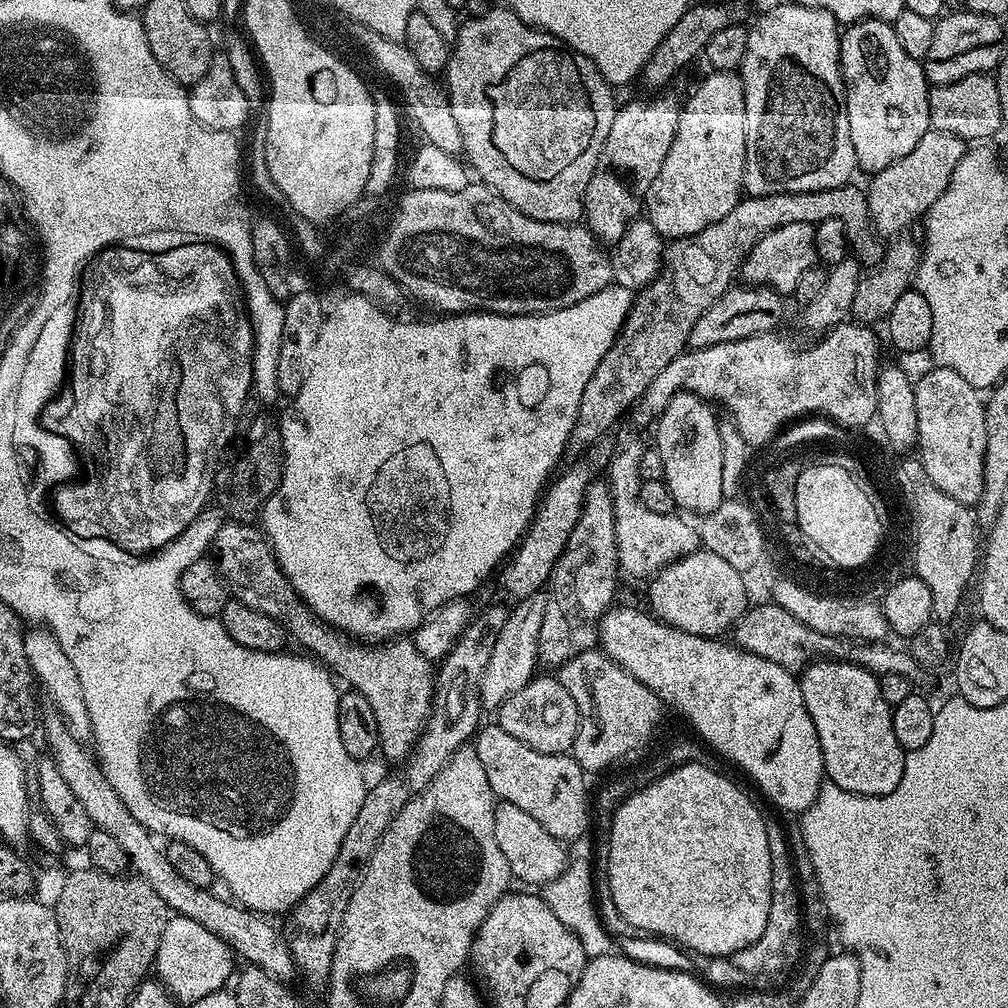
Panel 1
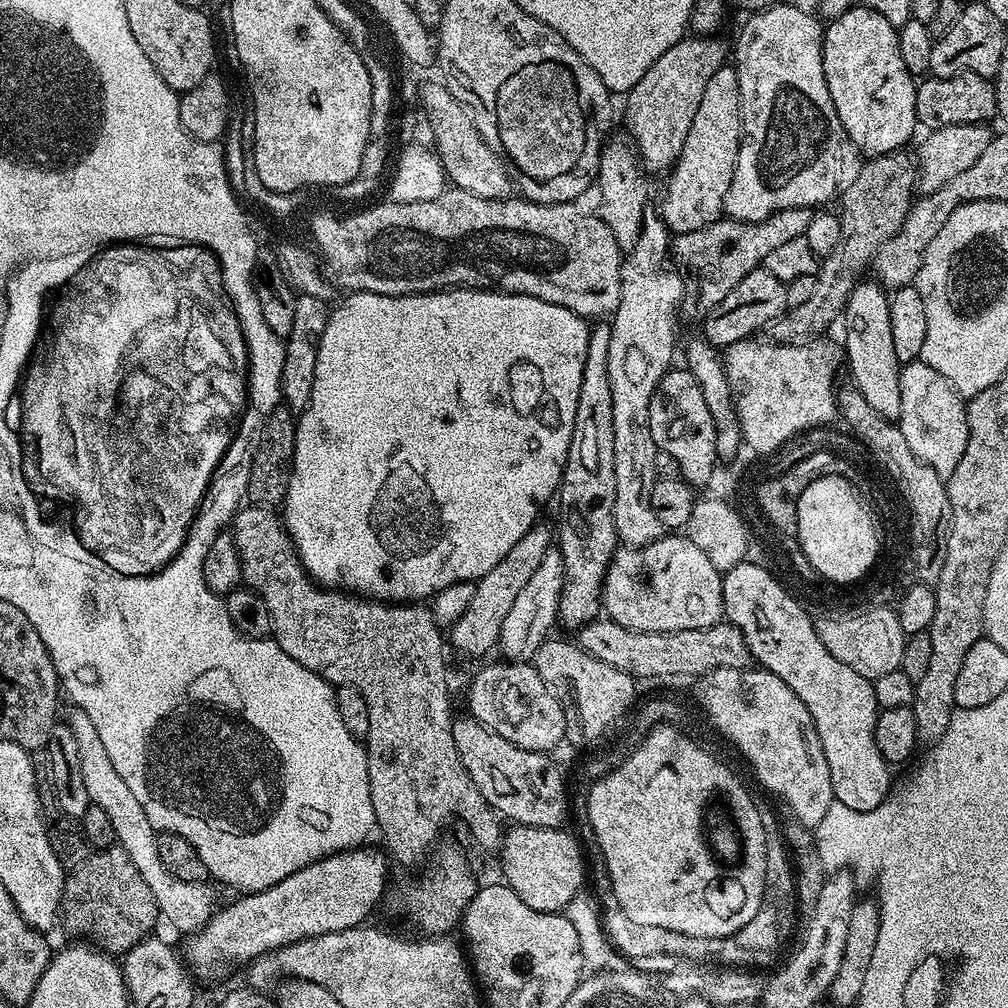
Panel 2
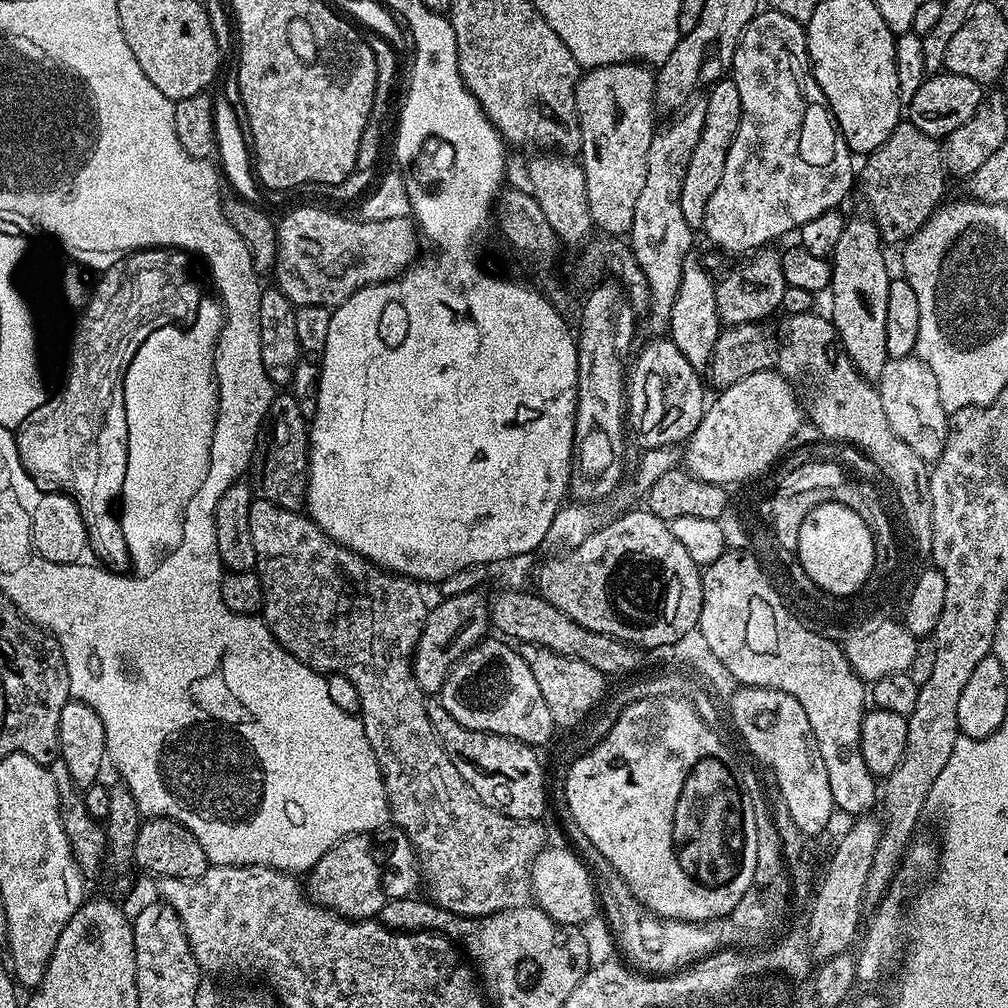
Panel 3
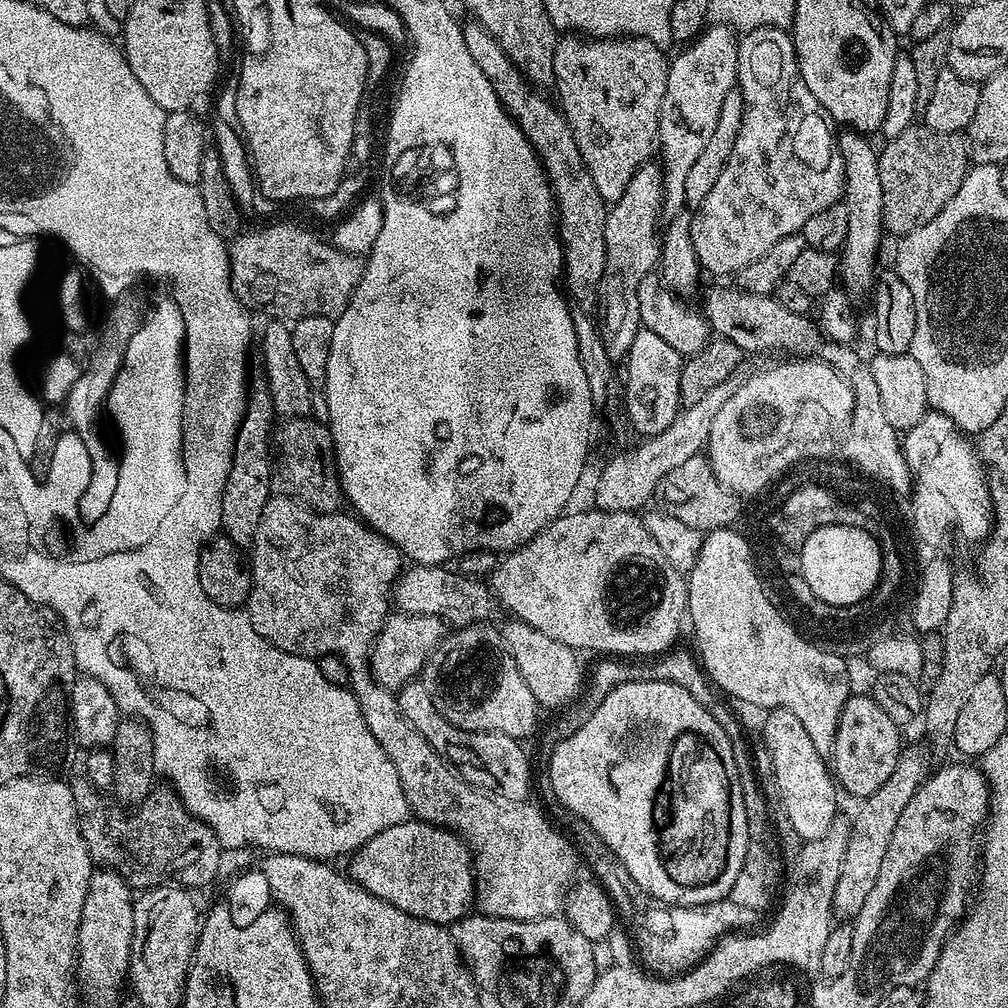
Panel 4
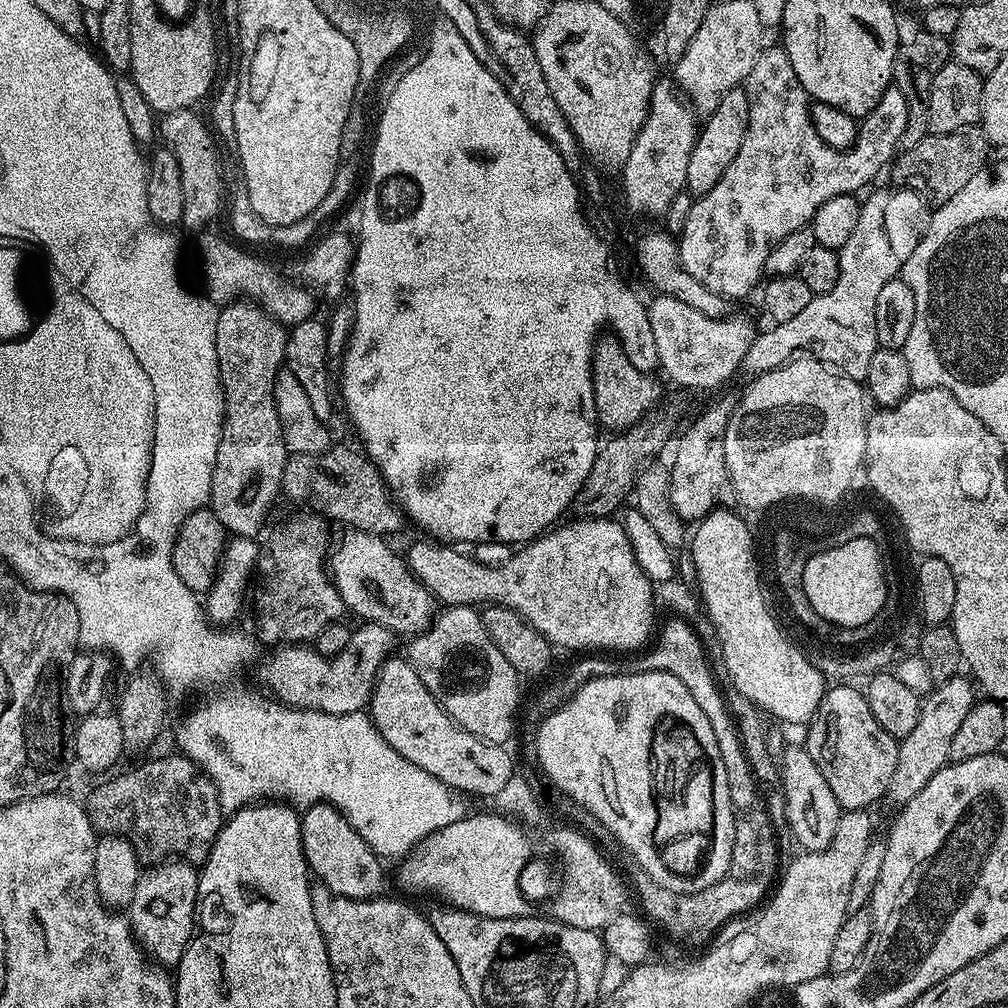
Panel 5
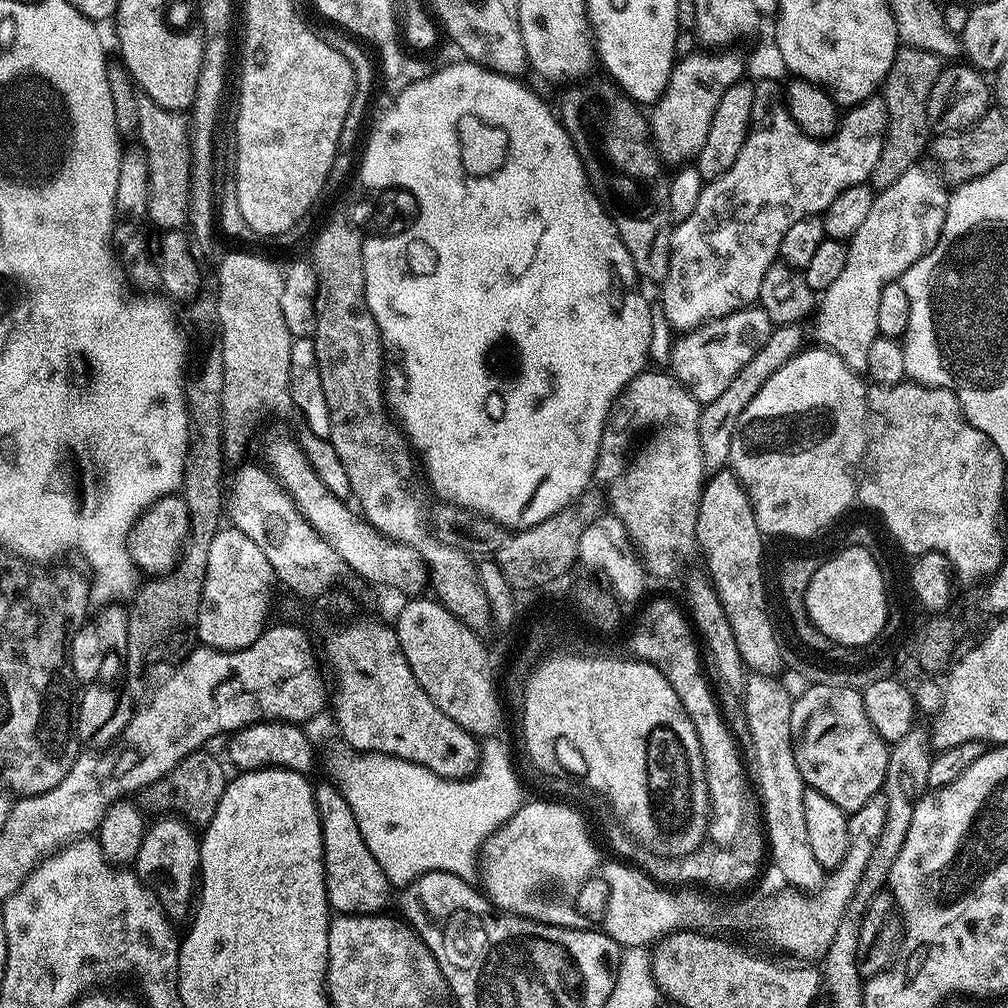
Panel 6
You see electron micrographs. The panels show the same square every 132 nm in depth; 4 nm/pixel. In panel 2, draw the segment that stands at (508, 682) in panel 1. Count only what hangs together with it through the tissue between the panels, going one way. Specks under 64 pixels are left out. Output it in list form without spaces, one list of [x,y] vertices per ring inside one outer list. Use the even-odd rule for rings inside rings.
[[[553,546],[548,549],[548,553],[538,565],[538,570],[534,570],[534,575],[527,580],[526,586],[518,593],[518,598],[514,598],[514,606],[506,613],[506,622],[502,622],[500,631],[499,651],[504,651],[503,659],[508,662],[528,662],[542,646],[542,642],[549,639],[552,627],[557,627],[560,615],[560,591],[564,585],[564,563],[560,557],[559,547]]]

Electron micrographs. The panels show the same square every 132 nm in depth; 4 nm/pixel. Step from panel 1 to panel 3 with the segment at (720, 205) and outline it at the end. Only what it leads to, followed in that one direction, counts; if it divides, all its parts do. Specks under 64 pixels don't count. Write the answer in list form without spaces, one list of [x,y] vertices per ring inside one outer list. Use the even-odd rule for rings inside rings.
[[[730,78],[716,81],[706,92],[706,124],[702,126],[702,136],[698,138],[698,146],[690,154],[690,166],[686,166],[686,178],[682,178],[682,218],[686,218],[693,230],[699,229],[706,218],[706,202],[710,202],[710,194],[718,190],[718,182],[722,182],[722,170],[726,170],[726,154],[732,145],[732,139],[742,118],[742,98],[738,98],[738,86]]]

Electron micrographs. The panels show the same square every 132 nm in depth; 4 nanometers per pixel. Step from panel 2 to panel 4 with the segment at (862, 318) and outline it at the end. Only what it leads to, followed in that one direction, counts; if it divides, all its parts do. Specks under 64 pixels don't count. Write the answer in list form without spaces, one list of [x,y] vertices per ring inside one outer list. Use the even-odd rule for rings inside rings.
[[[844,130],[841,133],[841,136],[838,136],[838,151],[844,185],[842,202],[846,206],[846,214],[850,214],[850,223],[846,229],[846,242],[838,253],[839,279],[845,284],[843,287],[849,293],[864,291],[867,293],[875,285],[878,275],[876,255],[880,252],[880,239],[886,236],[882,178],[878,174],[880,158],[877,149],[875,147],[872,149],[872,144],[868,141],[871,139],[865,133],[851,130]]]

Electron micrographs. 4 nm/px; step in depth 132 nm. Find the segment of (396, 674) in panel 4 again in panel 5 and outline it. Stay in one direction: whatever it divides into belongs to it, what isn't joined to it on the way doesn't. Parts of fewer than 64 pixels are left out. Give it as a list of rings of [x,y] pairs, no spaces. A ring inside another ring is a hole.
[[[361,623],[353,631],[350,642],[346,642],[346,646],[339,652],[337,656],[331,658],[318,654],[315,647],[301,646],[299,644],[290,644],[287,646],[277,647],[264,661],[261,659],[260,664],[260,680],[269,688],[271,695],[275,697],[279,703],[290,708],[309,708],[310,710],[318,710],[328,714],[350,714],[358,712],[369,707],[372,698],[372,688],[376,685],[376,673],[393,655],[392,640],[394,633],[386,626],[381,624]]]

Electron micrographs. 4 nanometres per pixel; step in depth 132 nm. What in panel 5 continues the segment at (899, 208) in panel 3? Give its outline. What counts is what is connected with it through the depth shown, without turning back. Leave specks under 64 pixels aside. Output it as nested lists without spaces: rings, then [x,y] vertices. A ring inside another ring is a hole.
[[[979,127],[963,128],[950,134],[931,134],[922,138],[918,146],[905,148],[895,157],[890,173],[897,185],[907,186],[913,192],[930,195],[936,202],[943,202],[954,198],[978,170],[982,170],[989,163],[990,145]]]

